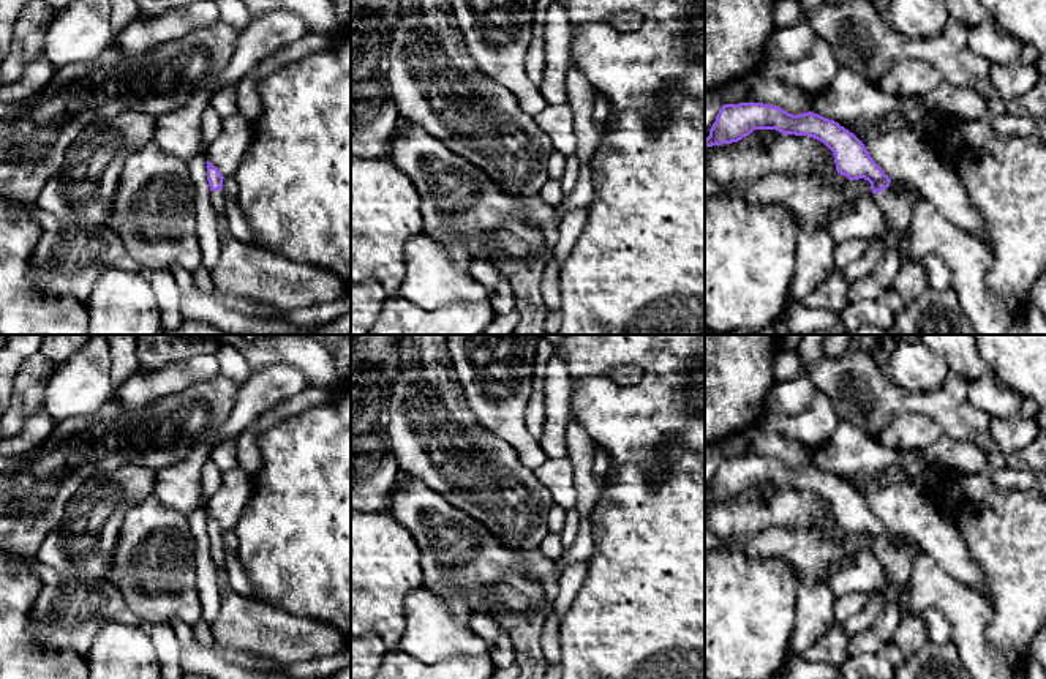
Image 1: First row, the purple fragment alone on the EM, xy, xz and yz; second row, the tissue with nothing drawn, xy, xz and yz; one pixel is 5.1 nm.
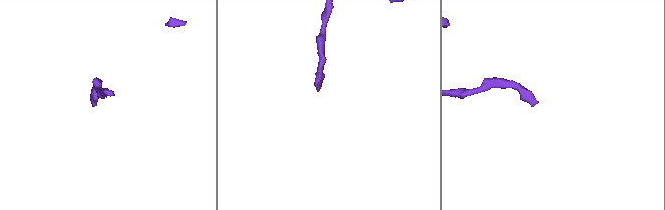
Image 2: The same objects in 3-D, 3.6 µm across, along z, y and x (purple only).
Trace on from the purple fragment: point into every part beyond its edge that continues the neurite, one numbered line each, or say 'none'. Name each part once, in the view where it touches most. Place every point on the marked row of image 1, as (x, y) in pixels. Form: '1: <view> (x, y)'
1: yz (896, 209)

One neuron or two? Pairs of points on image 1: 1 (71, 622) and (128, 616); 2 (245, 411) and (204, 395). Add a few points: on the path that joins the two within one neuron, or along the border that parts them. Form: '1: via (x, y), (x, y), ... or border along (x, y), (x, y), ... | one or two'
1: via (86, 615), (114, 615) | one
2: border along (240, 386), (229, 416), (214, 435) | two

